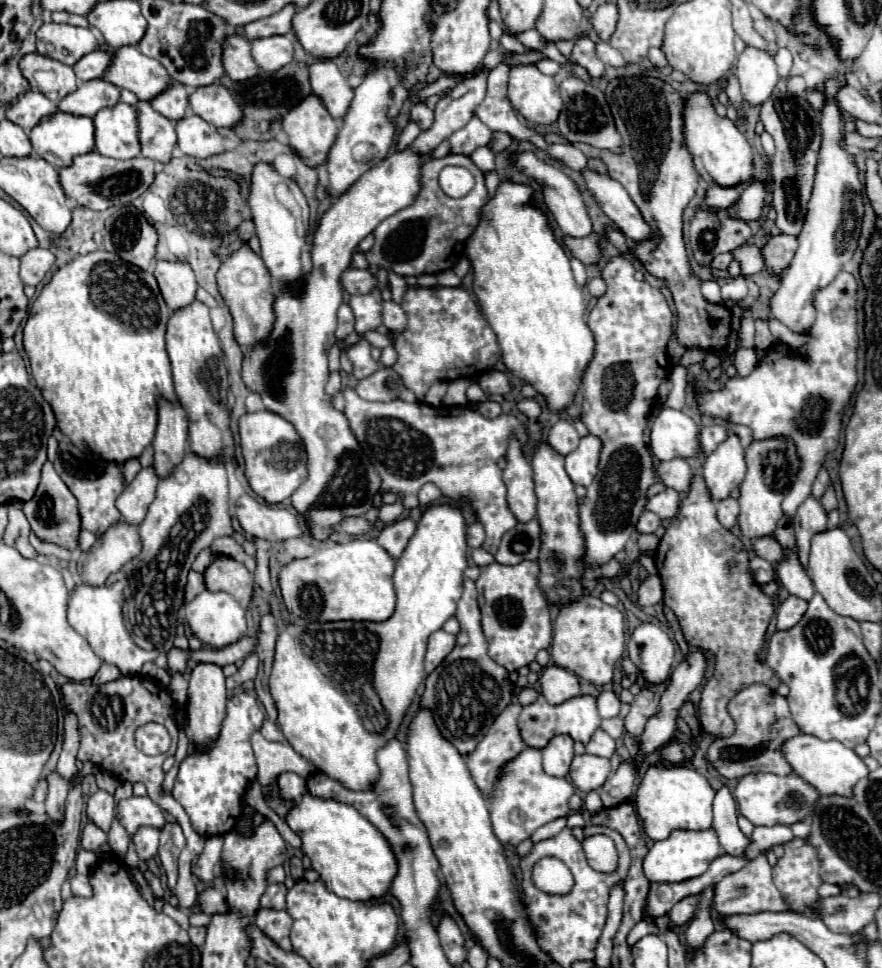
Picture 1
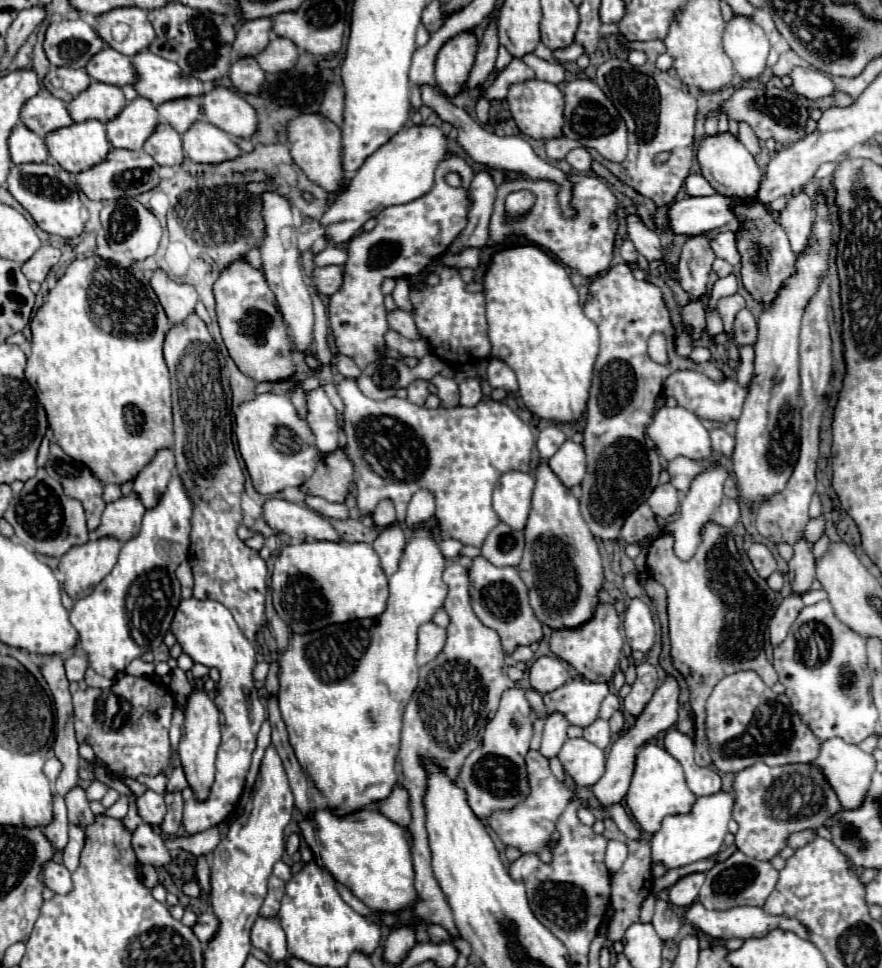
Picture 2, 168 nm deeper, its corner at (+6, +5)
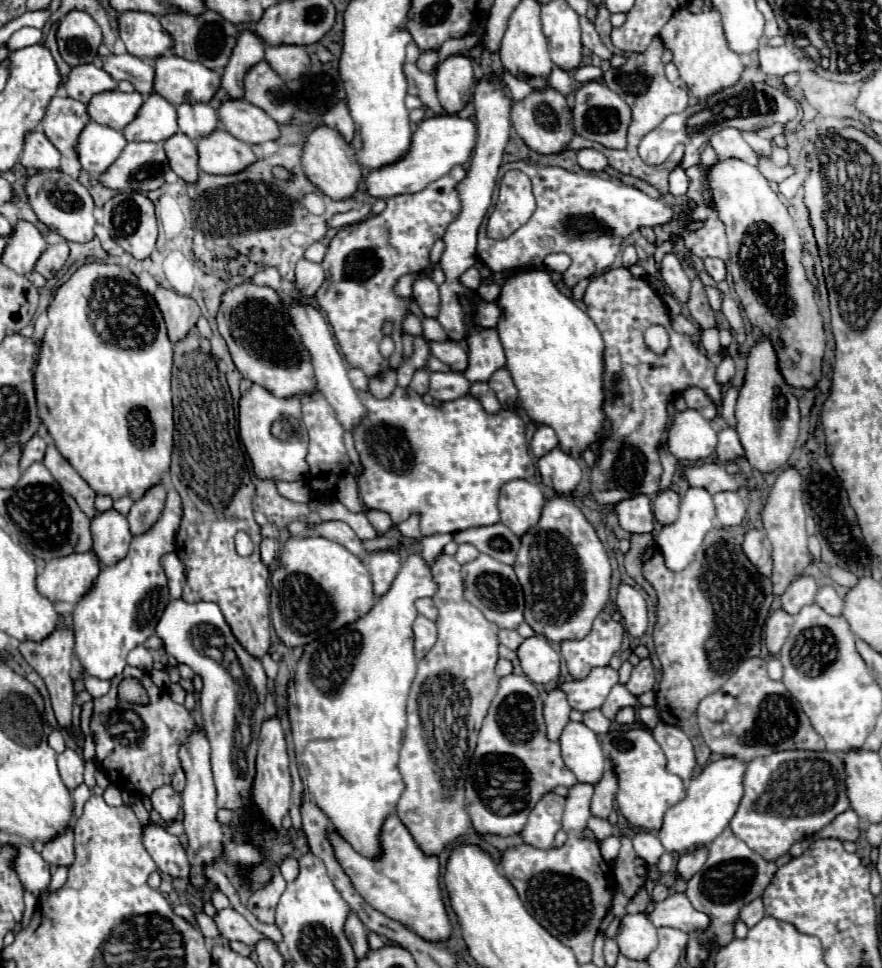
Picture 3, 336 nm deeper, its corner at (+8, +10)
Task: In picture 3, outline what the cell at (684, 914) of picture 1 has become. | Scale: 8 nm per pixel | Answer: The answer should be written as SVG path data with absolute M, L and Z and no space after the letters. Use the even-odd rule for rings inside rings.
M698 847L692 855L682 855L678 865L676 865L676 871L678 871L680 879L688 881L688 877L696 875L702 869L706 857L708 857L708 849L706 847Z

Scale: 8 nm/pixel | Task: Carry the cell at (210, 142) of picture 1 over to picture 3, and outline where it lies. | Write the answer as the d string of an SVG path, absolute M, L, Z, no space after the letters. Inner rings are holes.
M216 129L216 133L202 137L196 143L196 149L198 149L200 169L214 175L238 173L256 161L252 147L232 137L224 129Z

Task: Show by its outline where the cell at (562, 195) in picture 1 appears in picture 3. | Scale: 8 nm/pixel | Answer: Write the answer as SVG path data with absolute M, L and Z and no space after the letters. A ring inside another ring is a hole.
M406 63L404 65L404 73L406 73L406 79L408 79L408 93L420 97L420 101L432 109L436 115L442 115L446 113L436 97L436 81L434 81L434 75L430 73L422 73L414 63Z

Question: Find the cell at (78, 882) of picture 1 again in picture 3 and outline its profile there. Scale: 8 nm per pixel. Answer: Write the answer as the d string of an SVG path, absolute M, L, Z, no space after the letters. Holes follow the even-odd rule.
M18 845L18 857L14 859L14 869L26 891L38 895L42 889L50 885L52 873L50 865L40 857L40 853L32 845Z

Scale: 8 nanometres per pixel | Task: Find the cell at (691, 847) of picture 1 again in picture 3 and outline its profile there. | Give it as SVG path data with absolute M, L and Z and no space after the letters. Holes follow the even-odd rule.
M722 757L718 761L708 763L708 767L704 767L704 771L690 781L686 789L686 799L670 807L664 815L664 823L660 827L658 839L666 851L682 853L696 845L708 845L728 827L744 793L742 787L744 769L746 769L744 761Z

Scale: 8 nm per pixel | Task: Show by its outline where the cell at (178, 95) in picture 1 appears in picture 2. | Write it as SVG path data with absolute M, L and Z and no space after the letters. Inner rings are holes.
M182 98L178 102L164 102L158 106L158 112L164 122L168 122L178 134L184 134L200 116L202 100L200 98Z

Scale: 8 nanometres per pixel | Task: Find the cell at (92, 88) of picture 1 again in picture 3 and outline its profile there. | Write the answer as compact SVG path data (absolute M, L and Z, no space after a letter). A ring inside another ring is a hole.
M116 89L116 93L98 93L92 101L88 101L86 109L92 121L112 129L122 129L134 119L140 105L142 95L138 91L122 93Z

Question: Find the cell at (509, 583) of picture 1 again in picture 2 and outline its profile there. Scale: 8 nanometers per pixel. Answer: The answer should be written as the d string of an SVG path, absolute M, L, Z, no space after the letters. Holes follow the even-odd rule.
M482 556L474 558L474 564L470 568L470 600L482 624L500 634L502 646L508 654L520 644L528 646L532 642L540 642L542 624L534 618L526 584L522 582L516 568L496 568Z

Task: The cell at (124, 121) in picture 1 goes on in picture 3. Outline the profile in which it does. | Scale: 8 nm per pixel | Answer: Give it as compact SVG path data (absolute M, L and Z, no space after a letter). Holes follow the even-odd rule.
M152 93L136 113L136 121L122 129L126 141L164 141L178 131L176 109L160 95Z

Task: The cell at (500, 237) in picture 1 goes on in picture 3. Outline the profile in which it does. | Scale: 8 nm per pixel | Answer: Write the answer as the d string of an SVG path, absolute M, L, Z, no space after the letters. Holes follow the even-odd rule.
M526 269L508 277L500 289L500 297L496 299L496 305L500 305L502 311L496 331L506 351L506 359L508 359L506 369L514 379L522 407L528 411L528 417L532 421L550 425L560 439L560 447L568 455L578 457L590 443L594 443L600 437L602 421L604 421L604 413L602 413L604 341L600 337L600 331L596 329L594 321L556 287L548 269Z

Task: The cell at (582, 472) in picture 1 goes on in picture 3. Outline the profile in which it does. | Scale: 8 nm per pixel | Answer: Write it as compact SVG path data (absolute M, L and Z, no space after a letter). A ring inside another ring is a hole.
M560 447L538 459L538 471L544 485L560 495L570 495L582 479L582 467L578 461L572 455L564 453Z

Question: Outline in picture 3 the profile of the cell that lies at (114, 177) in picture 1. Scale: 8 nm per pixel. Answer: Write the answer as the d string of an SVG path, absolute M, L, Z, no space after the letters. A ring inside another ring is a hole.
M128 143L98 181L116 191L152 191L164 183L168 169L162 143Z

